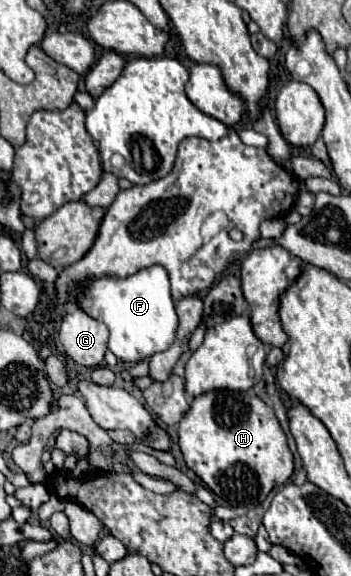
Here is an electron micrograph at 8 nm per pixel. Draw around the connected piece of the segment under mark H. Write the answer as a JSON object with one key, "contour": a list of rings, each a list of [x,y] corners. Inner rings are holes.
{"contour":[[[212,390],[196,396],[178,424],[178,444],[186,466],[226,504],[252,508],[252,484],[272,490],[288,482],[294,458],[272,408],[258,396]]]}

